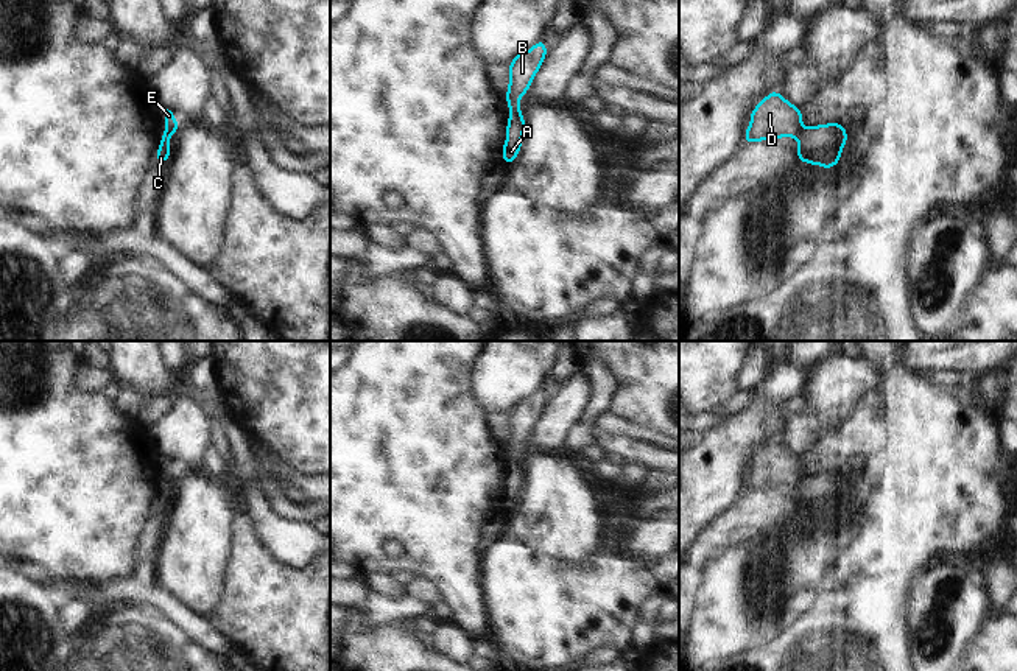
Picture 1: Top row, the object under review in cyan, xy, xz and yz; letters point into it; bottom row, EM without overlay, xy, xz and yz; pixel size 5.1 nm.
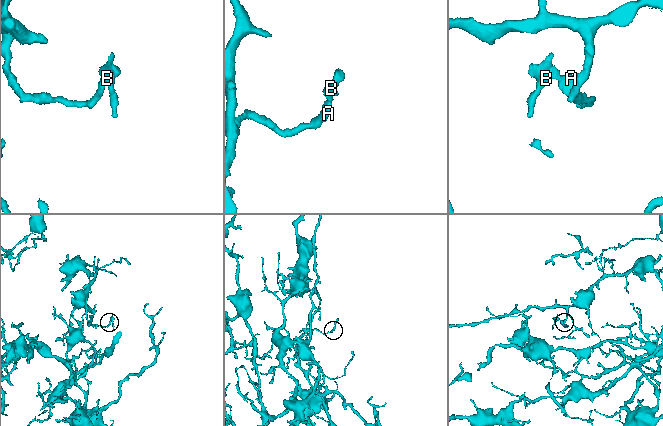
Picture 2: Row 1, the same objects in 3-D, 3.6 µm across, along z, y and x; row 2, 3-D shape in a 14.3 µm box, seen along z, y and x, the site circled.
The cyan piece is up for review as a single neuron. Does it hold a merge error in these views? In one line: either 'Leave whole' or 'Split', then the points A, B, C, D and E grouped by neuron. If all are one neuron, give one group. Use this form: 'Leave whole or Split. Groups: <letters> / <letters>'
Split. Groups: A C / B D E

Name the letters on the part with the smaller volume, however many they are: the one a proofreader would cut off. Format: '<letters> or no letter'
B, D, E

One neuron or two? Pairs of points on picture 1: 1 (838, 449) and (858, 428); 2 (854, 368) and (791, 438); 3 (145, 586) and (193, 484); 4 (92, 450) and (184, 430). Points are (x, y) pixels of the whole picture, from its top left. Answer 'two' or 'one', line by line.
1: one
2: one
3: two
4: two

